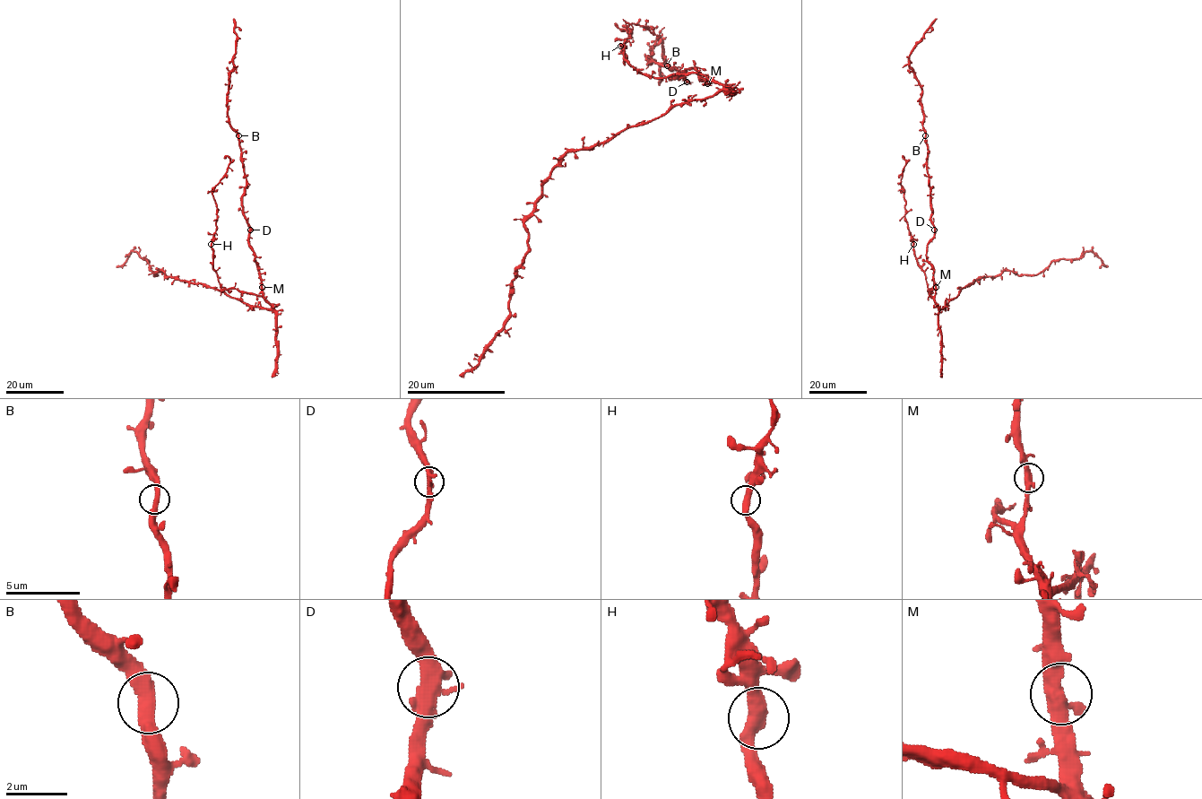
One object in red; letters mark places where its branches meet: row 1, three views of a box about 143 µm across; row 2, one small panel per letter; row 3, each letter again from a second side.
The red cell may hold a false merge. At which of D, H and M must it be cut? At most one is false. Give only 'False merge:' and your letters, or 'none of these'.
False merge: none of these

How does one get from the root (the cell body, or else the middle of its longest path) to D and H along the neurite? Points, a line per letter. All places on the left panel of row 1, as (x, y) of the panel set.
D: (261, 289), (259, 265), (249, 241), (249, 230)
H: (261, 289), (262, 296), (240, 292), (233, 288), (222, 289), (213, 268), (211, 244)

